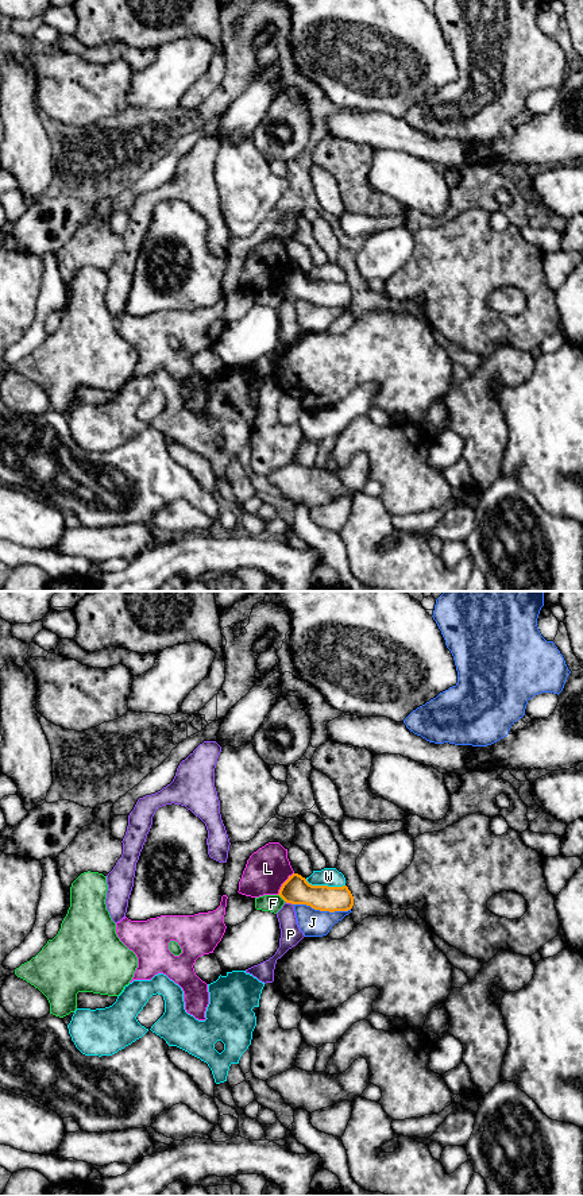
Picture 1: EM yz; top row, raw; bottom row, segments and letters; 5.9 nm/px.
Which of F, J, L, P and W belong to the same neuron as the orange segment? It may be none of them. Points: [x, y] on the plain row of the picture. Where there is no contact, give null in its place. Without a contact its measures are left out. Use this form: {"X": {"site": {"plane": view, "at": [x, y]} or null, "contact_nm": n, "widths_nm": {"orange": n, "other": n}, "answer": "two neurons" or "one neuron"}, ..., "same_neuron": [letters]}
{"F": {"site": {"plane": "yz", "at": [282, 293]}, "contact_nm": 60, "widths_nm": {"orange": 170, "other": 110}, "answer": "two neurons"}, "J": {"site": {"plane": "yz", "at": [321, 305]}, "contact_nm": 340, "widths_nm": {"orange": 170, "other": 160}, "answer": "two neurons"}, "L": {"site": {"plane": "yz", "at": [284, 278]}, "contact_nm": 170, "widths_nm": {"orange": 170, "other": 260}, "answer": "two neurons"}, "P": {"site": {"plane": "yz", "at": [289, 297]}, "contact_nm": 50, "widths_nm": {"orange": 170, "other": 130}, "answer": "two neurons"}, "W": {"site": {"plane": "yz", "at": [325, 281]}, "contact_nm": 240, "widths_nm": {"orange": 170, "other": 110}, "answer": "two neurons"}, "same_neuron": []}

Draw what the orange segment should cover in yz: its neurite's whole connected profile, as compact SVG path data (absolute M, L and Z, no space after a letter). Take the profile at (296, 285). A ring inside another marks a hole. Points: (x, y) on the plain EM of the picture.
M298 269L289 271L278 290L286 298L306 300L320 306L348 306L354 301L354 292L347 281L312 281Z

